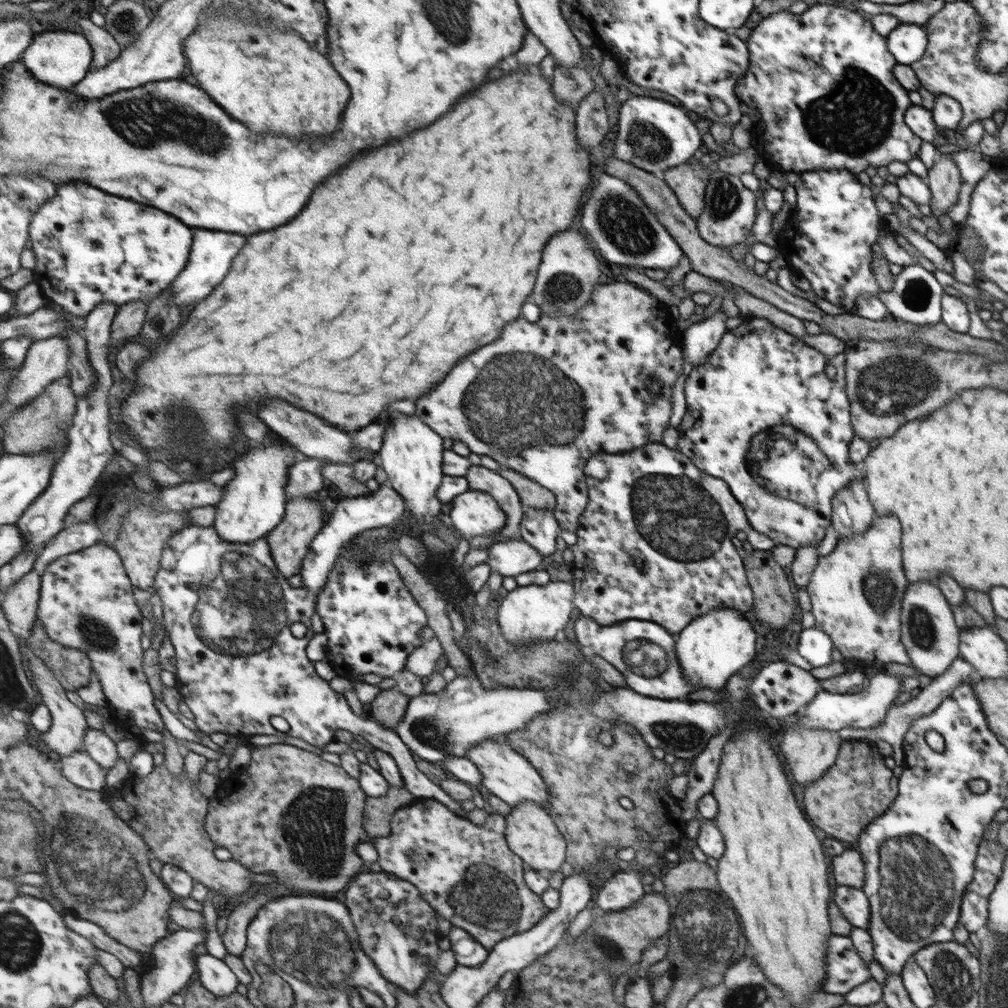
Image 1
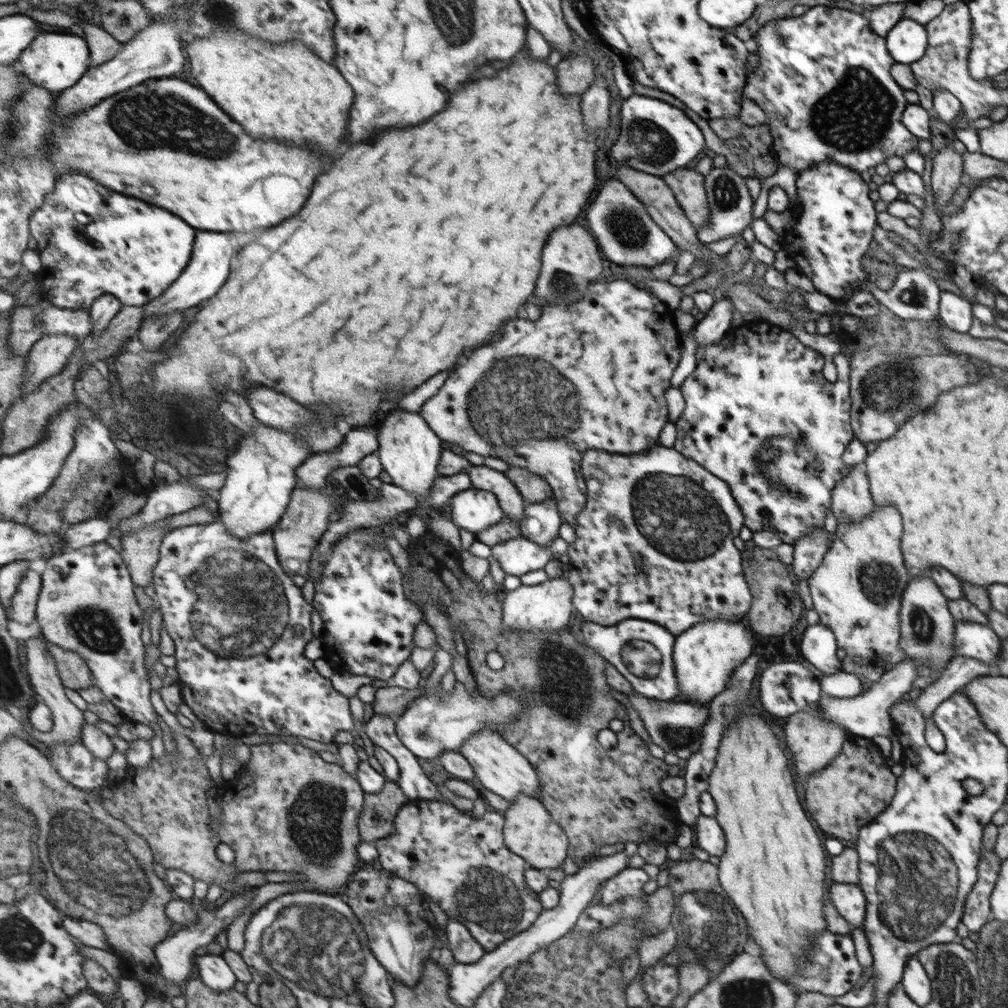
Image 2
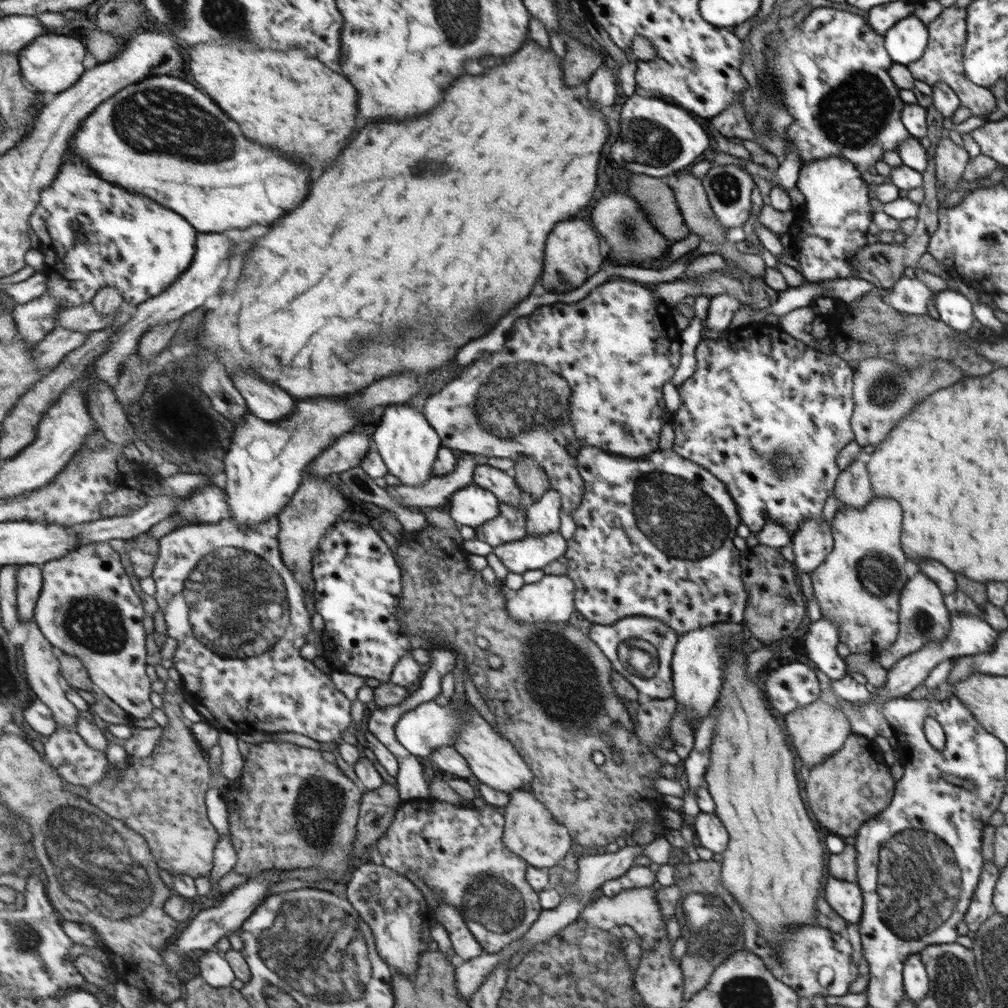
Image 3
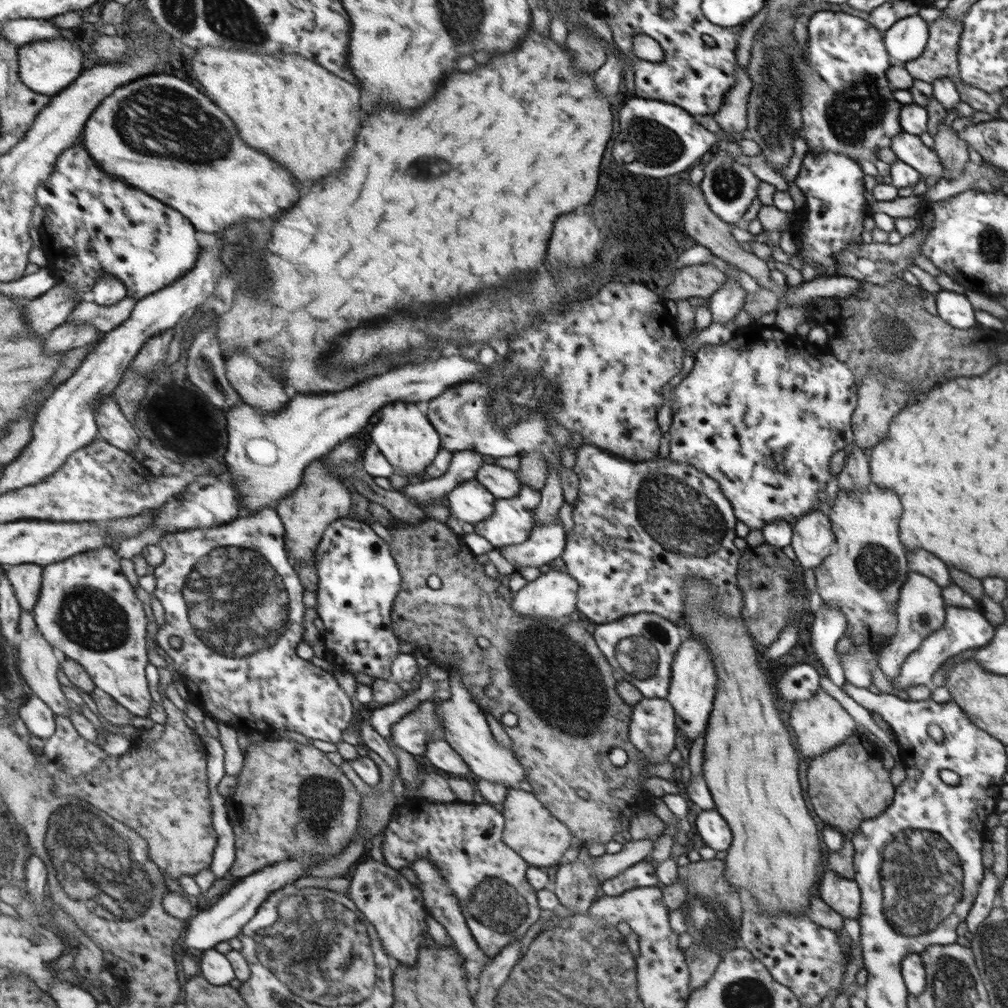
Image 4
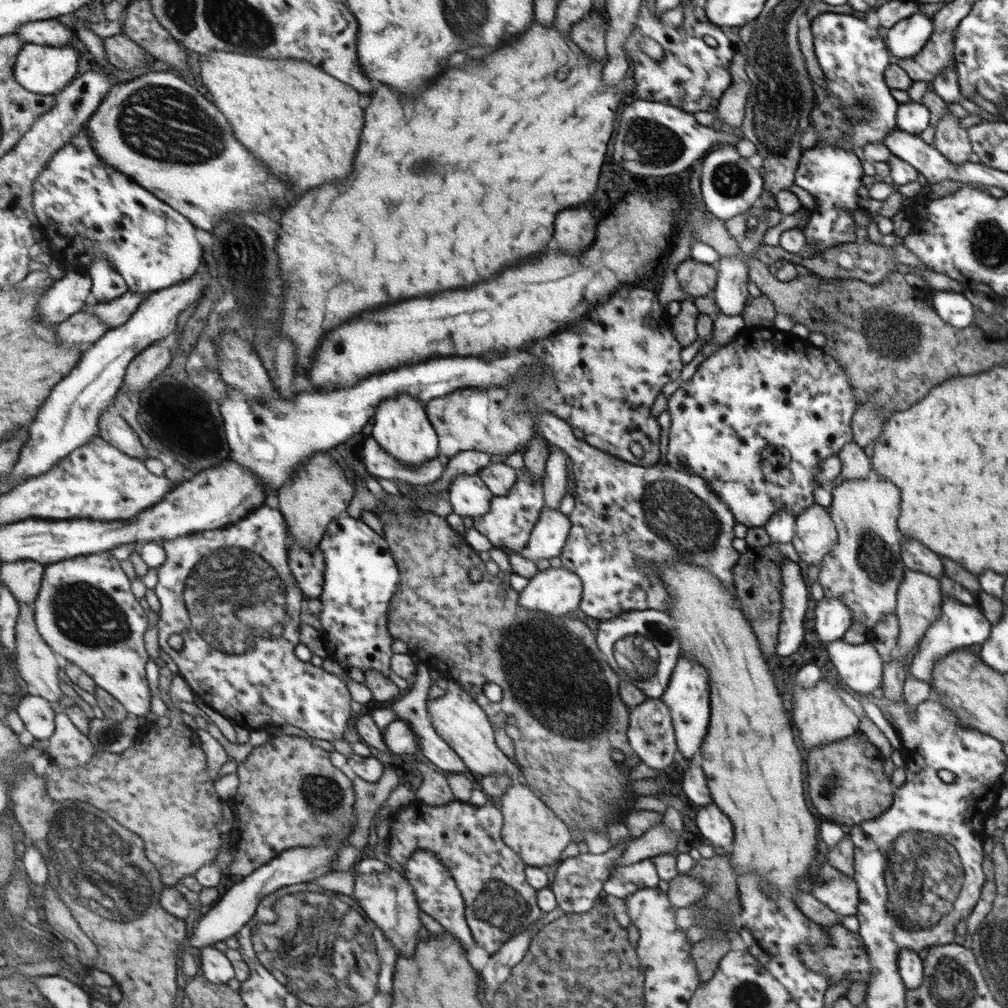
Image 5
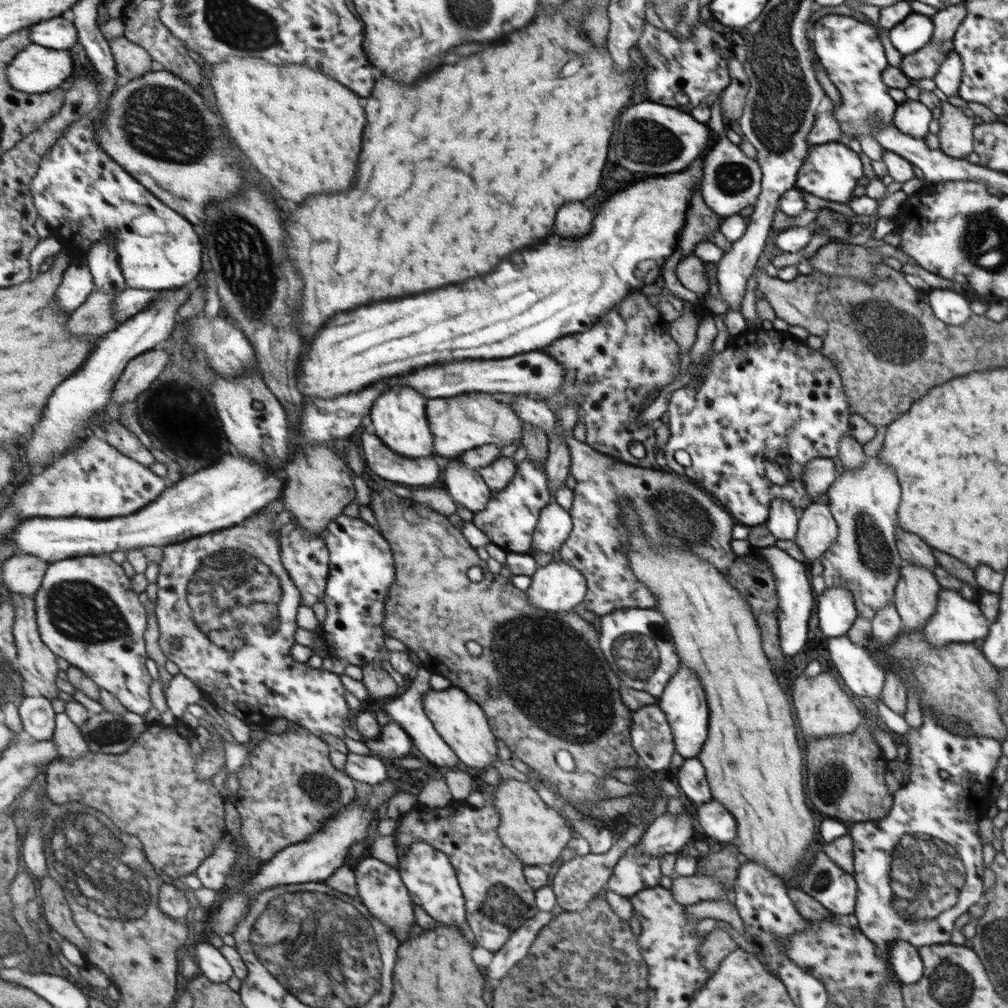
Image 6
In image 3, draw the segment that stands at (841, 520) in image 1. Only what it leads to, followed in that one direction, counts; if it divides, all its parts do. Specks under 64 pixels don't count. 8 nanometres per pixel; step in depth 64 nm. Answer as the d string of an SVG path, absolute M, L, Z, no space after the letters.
M865 457L853 460L836 479L834 494L838 507L861 509L874 496Z

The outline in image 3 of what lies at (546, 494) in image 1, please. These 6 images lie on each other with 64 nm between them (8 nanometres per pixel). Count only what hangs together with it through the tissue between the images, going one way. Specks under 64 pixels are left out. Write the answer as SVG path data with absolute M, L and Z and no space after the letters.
M534 459L518 460L512 471L519 487L536 501L552 487L547 472Z

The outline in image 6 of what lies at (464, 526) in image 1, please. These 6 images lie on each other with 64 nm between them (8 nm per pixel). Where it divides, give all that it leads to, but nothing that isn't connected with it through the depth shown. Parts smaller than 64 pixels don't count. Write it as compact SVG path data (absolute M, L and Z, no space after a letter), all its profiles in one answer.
M456 458L442 471L440 485L455 500L455 503L474 513L484 510L491 500L492 490L477 469L471 469Z

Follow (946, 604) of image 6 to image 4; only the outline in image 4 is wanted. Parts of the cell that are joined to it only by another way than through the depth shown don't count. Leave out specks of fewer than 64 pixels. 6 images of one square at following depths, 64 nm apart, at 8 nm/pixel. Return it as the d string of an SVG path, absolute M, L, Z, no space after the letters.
M948 605L947 624L924 640L923 645L908 656L900 668L900 675L894 681L894 688L906 692L910 686L931 685L932 675L945 664L948 658L970 649L987 647L995 638L995 627L978 610L956 608Z

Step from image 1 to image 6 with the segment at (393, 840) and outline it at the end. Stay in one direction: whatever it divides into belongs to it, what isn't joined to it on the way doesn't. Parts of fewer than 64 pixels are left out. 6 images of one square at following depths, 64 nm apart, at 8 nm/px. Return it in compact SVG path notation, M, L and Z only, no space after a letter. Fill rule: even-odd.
M454 801L446 807L436 809L418 802L409 812L403 814L399 821L400 825L394 834L398 858L402 851L410 850L412 844L416 844L417 840L418 842L422 840L444 852L450 859L465 899L466 920L472 929L474 940L482 948L493 953L499 951L500 948L506 946L512 936L512 934L508 934L508 938L506 938L506 932L512 932L506 924L520 924L522 927L524 920L538 914L539 910L536 904L538 894L527 883L526 872L524 872L526 865L498 838L496 829L501 819L498 809L494 805L475 809L464 802ZM497 884L508 888L508 891L522 900L522 904L526 904L526 908L520 910L516 920L508 920L508 922L500 924L495 918L482 914L480 908L488 899L489 889Z

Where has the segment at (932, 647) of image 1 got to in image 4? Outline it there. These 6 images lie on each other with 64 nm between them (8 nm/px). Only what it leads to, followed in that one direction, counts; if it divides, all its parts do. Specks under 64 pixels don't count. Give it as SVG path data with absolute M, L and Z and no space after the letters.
M913 572L908 576L908 580L902 586L899 595L898 608L898 630L896 636L891 640L886 648L878 653L878 666L882 669L888 681L894 686L896 677L900 675L900 668L903 666L908 656L917 651L928 636L938 630L942 630L947 623L944 623L944 601L941 593L942 586L933 581L931 577L924 576L923 573Z

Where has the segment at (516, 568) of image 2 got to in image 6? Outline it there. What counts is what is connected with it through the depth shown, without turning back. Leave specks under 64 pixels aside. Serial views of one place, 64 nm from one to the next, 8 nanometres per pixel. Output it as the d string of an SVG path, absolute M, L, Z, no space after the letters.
M552 500L542 510L542 517L535 528L533 552L530 554L534 556L538 551L552 554L559 550L572 529L573 522L569 511Z

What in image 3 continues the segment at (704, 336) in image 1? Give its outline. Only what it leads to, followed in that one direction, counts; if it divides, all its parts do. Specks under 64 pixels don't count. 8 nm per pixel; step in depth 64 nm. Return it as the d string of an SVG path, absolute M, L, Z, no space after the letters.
M719 292L709 298L707 305L709 309L705 324L702 324L703 330L710 329L716 332L731 328L730 322L734 318L734 312L741 308L738 298L726 292Z

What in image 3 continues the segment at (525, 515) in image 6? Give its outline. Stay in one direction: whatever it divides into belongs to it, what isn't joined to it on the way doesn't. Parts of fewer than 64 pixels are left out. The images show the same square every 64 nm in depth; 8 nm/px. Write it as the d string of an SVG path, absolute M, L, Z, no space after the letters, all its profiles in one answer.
M525 497L525 501L516 508L500 502L500 515L482 527L475 528L475 536L492 547L508 544L527 537L527 508L534 503L532 497Z

